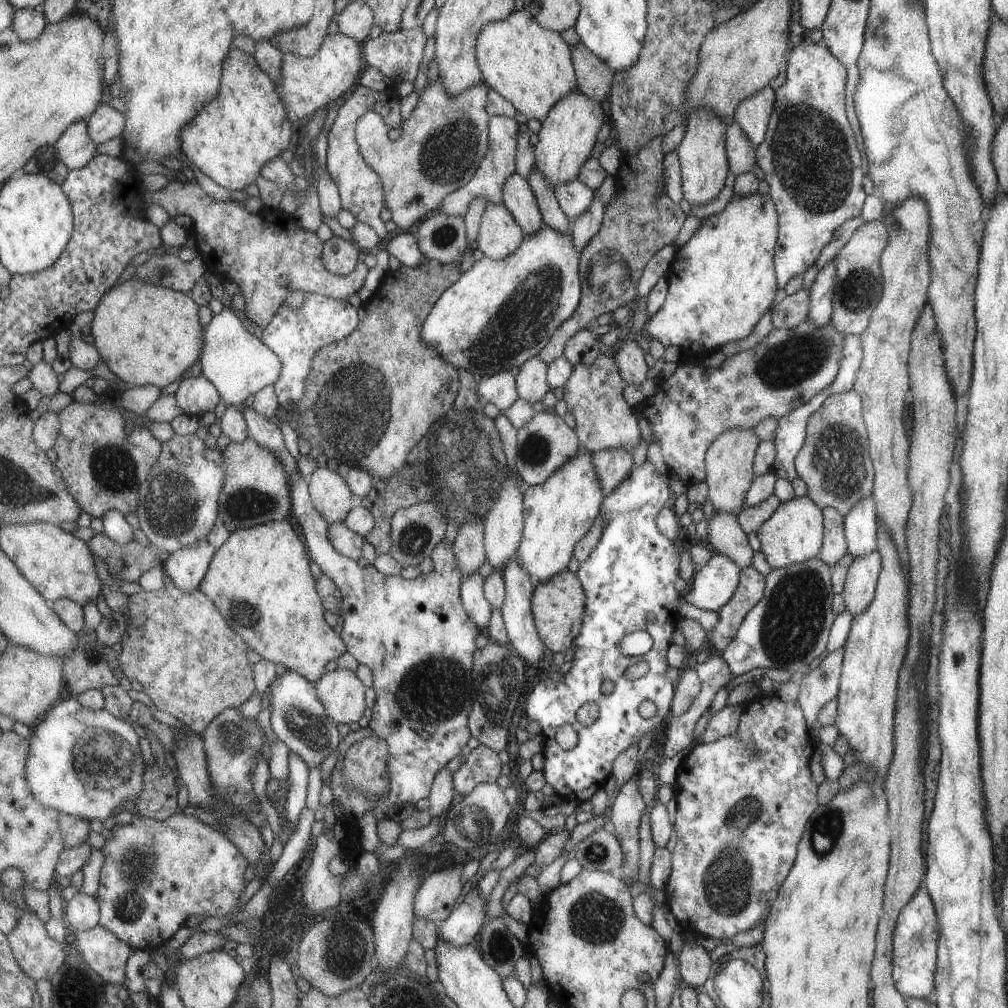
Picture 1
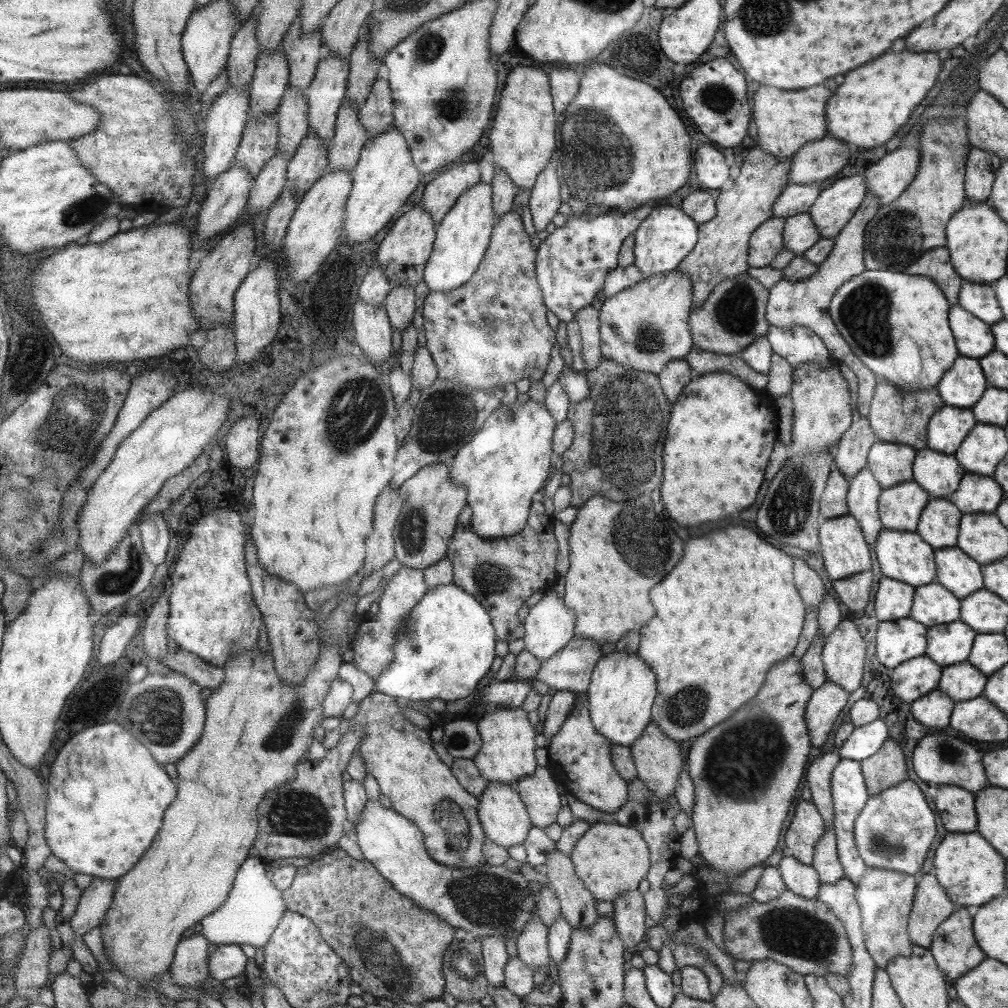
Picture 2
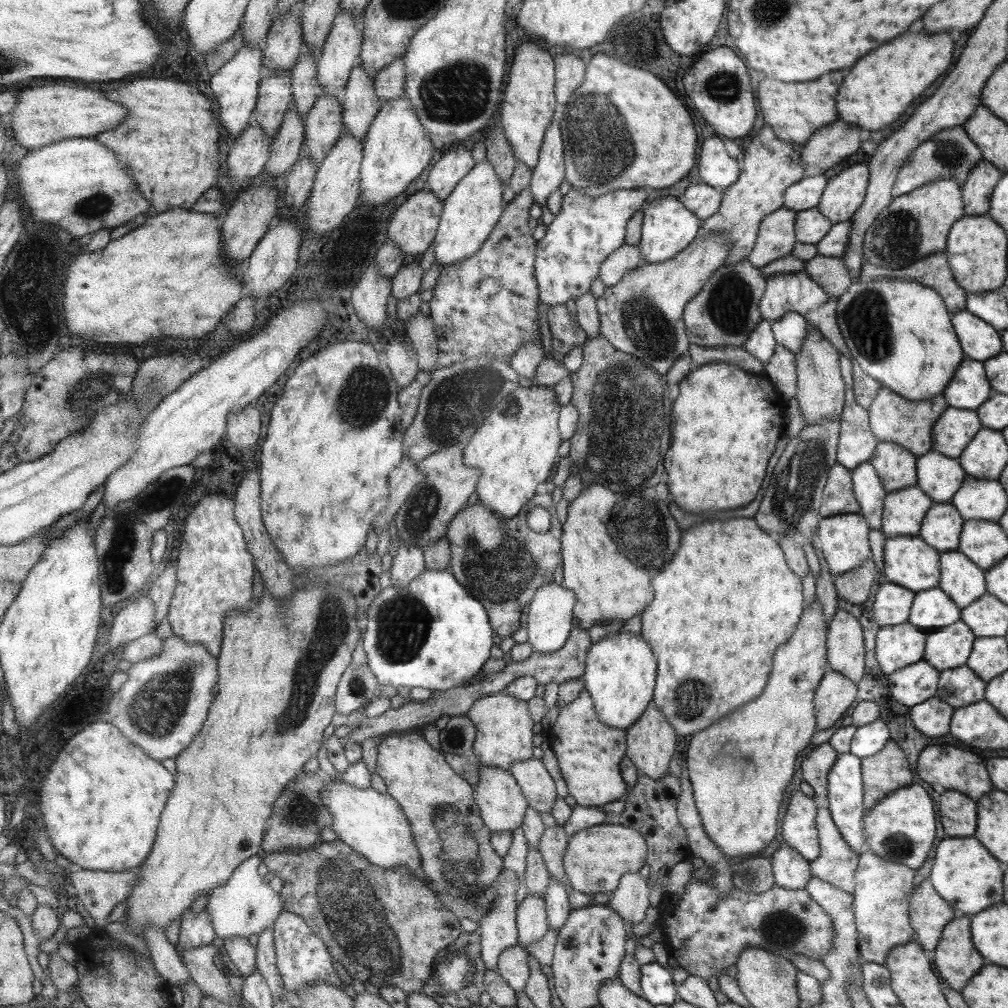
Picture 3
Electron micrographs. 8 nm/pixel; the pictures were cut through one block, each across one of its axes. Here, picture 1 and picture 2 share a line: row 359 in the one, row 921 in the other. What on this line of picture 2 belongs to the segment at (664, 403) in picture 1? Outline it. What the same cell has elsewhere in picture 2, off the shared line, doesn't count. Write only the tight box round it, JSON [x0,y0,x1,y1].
[723,889,853,977]

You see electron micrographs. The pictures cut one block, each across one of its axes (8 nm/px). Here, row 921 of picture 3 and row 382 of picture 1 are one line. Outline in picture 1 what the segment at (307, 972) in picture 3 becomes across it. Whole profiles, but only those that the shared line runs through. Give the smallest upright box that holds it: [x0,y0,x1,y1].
[261,293,358,410]

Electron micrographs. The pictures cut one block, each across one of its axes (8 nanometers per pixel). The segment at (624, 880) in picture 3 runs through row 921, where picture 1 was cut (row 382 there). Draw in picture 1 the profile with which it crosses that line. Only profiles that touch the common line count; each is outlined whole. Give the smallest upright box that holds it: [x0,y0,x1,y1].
[612,339,649,388]

